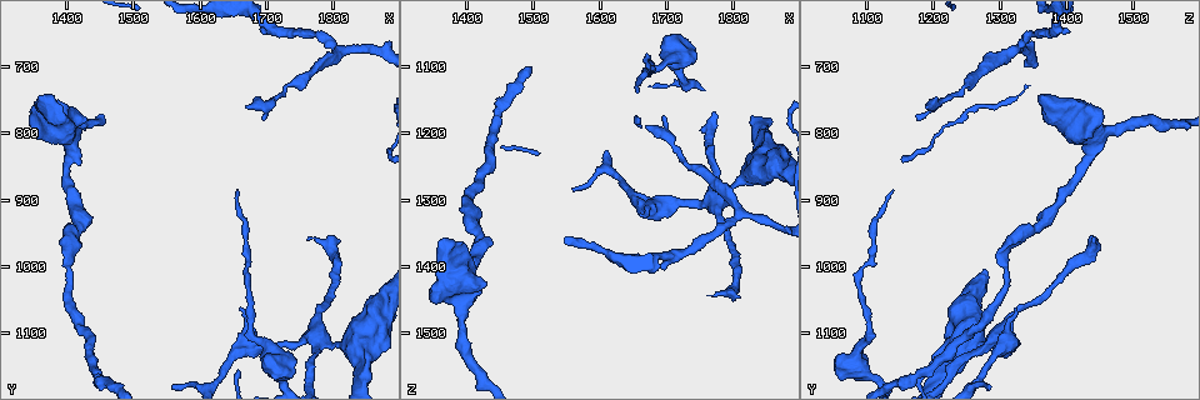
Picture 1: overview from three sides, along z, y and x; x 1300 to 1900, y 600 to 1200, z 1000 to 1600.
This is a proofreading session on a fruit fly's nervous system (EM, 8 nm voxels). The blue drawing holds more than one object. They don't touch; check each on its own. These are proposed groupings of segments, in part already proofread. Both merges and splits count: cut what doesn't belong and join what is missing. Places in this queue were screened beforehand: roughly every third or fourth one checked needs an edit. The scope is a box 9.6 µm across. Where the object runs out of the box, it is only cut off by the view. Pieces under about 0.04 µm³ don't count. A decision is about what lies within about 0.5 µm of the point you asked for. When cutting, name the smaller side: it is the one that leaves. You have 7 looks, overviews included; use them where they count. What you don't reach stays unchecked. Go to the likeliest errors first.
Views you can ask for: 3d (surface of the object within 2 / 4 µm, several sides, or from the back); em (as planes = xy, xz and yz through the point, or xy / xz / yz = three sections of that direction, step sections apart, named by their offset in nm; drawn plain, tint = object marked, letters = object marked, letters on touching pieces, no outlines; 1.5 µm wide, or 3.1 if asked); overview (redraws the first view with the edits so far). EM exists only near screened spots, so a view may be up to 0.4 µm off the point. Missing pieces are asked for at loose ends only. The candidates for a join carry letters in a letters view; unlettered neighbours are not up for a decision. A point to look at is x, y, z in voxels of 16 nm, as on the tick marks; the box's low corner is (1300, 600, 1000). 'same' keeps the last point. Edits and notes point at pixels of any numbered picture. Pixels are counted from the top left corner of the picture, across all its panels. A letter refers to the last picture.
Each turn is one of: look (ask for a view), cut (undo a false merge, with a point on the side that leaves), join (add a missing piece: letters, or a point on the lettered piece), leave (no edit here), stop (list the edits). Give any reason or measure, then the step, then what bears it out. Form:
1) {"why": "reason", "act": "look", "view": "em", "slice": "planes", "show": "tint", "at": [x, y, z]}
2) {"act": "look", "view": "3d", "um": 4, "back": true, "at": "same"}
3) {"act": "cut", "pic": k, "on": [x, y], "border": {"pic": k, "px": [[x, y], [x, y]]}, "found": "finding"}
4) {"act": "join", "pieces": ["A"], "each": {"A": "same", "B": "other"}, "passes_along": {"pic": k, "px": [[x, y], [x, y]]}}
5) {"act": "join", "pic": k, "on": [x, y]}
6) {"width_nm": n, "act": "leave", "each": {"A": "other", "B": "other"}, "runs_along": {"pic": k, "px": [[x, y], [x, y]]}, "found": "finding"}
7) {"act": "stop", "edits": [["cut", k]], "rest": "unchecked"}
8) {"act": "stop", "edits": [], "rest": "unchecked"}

{"why": "calibre changes", "act": "look", "view": "em", "slice": "yz", "step": 4, "show": "tint", "at": [1405, 1005, 1310]}

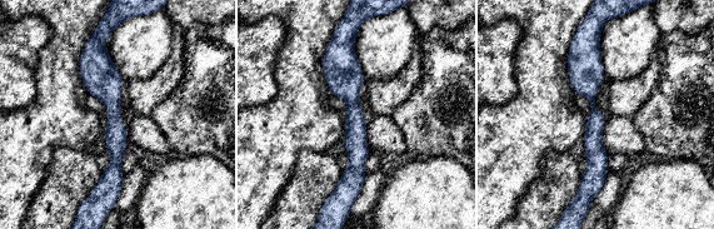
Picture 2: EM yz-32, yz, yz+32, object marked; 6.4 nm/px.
{"why": "cut it another way", "act": "look", "view": "em", "slice": "planes", "show": "tint", "at": "same"}

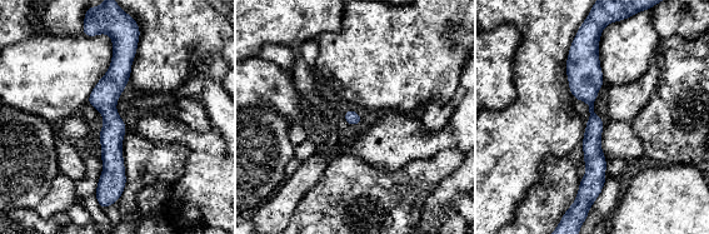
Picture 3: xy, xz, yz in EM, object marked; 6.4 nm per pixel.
{"act": "look", "view": "em", "slice": "planes", "show": "letters", "at": "same"}

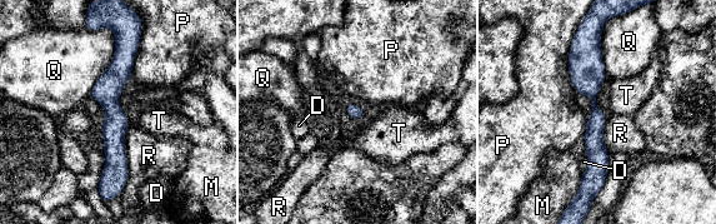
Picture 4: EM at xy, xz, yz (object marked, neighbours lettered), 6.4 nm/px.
{"width_nm": 90, "act": "leave", "each": {"D": "other", "M": "other", "P": "other", "Q": "other", "R": "other", "T": "other"}, "found": "one neuron here"}

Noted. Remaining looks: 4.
{"why": "sharp bend", "act": "look", "view": "em", "slice": "yz", "step": 8, "show": "tint", "at": [1715, 1165, 1105]}

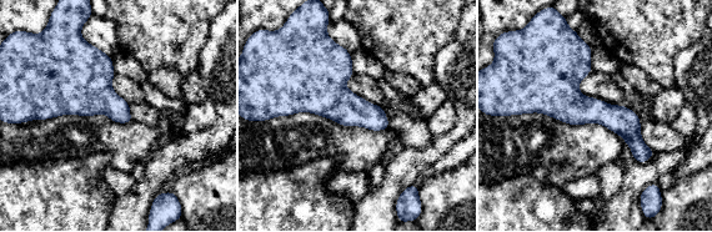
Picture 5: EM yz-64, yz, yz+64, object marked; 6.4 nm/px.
{"act": "look", "view": "em", "slice": "planes", "show": "letters", "at": "same"}

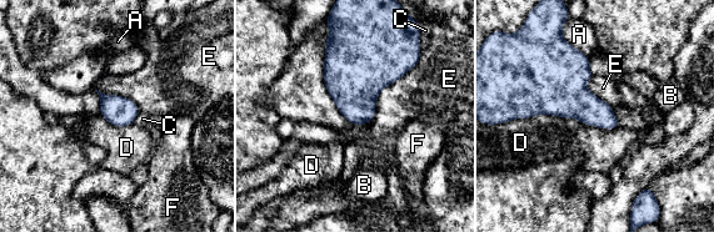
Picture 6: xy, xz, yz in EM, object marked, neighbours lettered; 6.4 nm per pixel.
{"width_nm": 200, "act": "leave", "each": {"A": "other", "B": "other", "C": "other", "D": "other", "E": "other", "F": "other"}, "border": {"pic": 6, "px": [[509, 121], [549, 114], [620, 126]]}, "found": "all the same neuron"}

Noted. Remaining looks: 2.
{"why": "branch stops here", "act": "look", "view": "em", "slice": "planes", "show": "letters", "at": [1355, 765, 1450]}

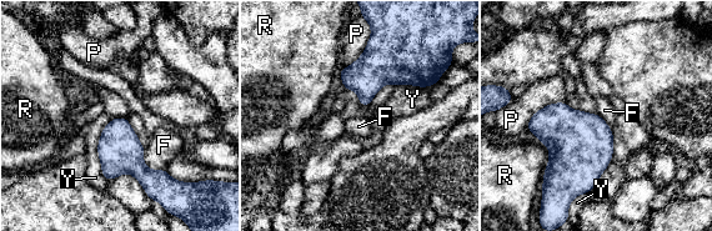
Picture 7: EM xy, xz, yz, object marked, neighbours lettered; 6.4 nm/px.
{"longest_contact_nm": ["Y", 400], "act": "leave", "each": {"F": "other", "P": "other", "R": "other", "Y": "other"}, "border": {"pic": 7, "px": [[144, 146], [144, 162], [164, 170]]}, "found": "none of them fits"}

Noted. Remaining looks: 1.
{"act": "stop", "edits": [], "rest": "unchecked"}

